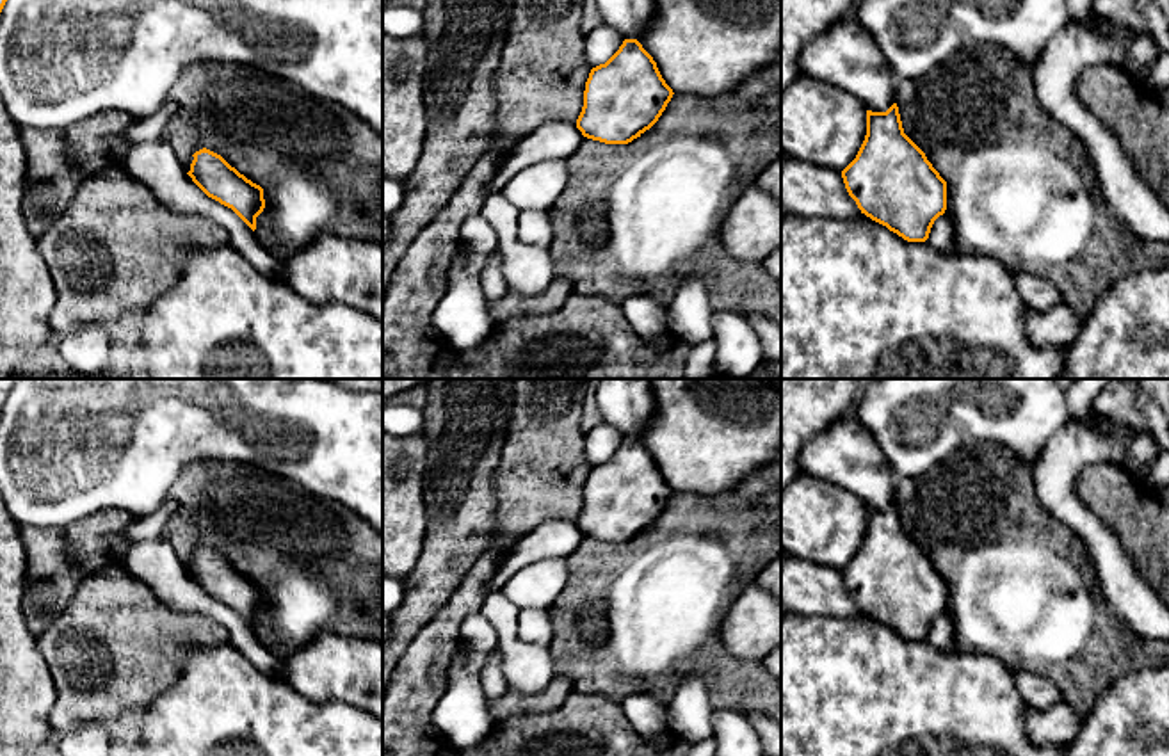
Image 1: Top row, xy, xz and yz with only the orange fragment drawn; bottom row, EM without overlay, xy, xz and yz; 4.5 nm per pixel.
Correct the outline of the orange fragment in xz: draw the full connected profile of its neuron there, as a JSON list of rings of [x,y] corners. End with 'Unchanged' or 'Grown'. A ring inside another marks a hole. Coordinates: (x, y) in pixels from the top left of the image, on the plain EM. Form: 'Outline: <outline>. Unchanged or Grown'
Outline: [[[625,438],[619,448],[591,468],[584,489],[584,505],[576,527],[584,535],[605,543],[628,543],[649,528],[673,496],[657,461],[637,438]]]. Unchanged

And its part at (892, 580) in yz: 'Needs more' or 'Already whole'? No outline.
Already whole

